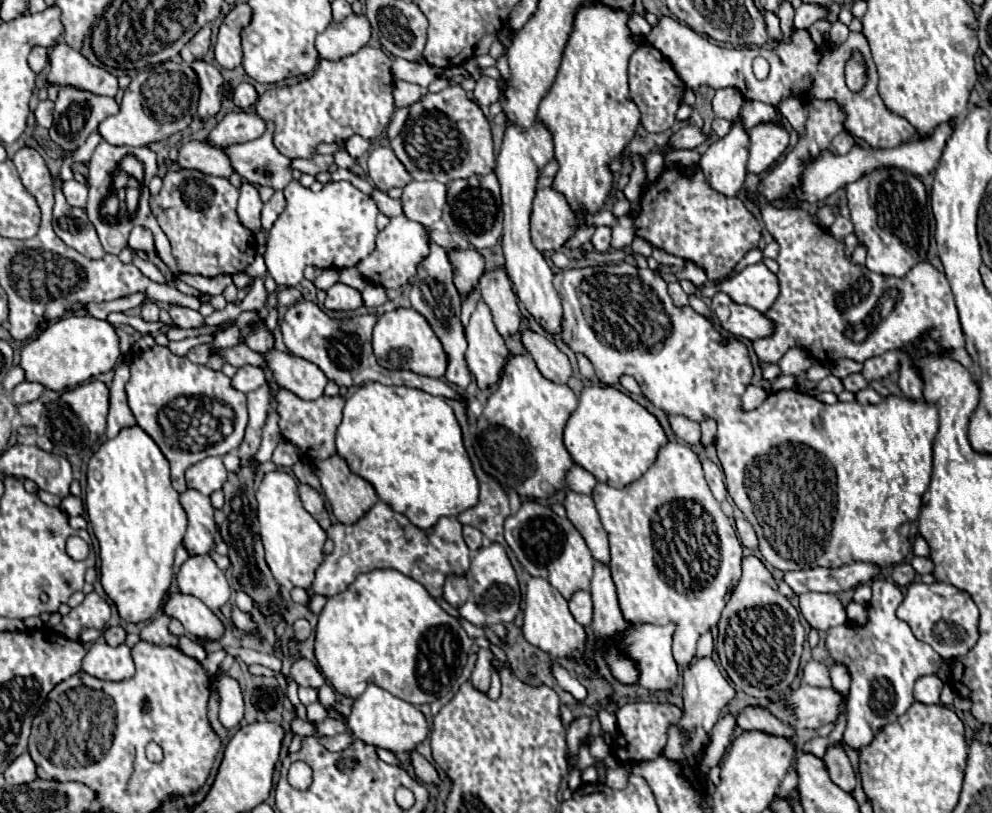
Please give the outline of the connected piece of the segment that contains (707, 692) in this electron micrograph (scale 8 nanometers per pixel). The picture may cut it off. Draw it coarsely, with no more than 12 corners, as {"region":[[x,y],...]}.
{"region":[[711,658],[683,670],[665,756],[695,764],[735,690]]}

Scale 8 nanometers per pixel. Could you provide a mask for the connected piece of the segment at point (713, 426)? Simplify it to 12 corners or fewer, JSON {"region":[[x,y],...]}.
{"region":[[713,418],[701,422],[703,446],[715,440],[717,422]]}

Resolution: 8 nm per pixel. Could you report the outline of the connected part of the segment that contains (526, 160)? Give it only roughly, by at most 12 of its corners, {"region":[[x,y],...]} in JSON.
{"region":[[505,122],[501,184],[505,270],[517,298],[557,332],[553,270],[529,232],[553,136]]}

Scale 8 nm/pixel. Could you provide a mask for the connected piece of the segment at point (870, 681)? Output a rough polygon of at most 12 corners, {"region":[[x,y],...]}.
{"region":[[873,580],[865,624],[825,634],[849,670],[843,740],[859,750],[905,714],[941,656],[895,616]]}

